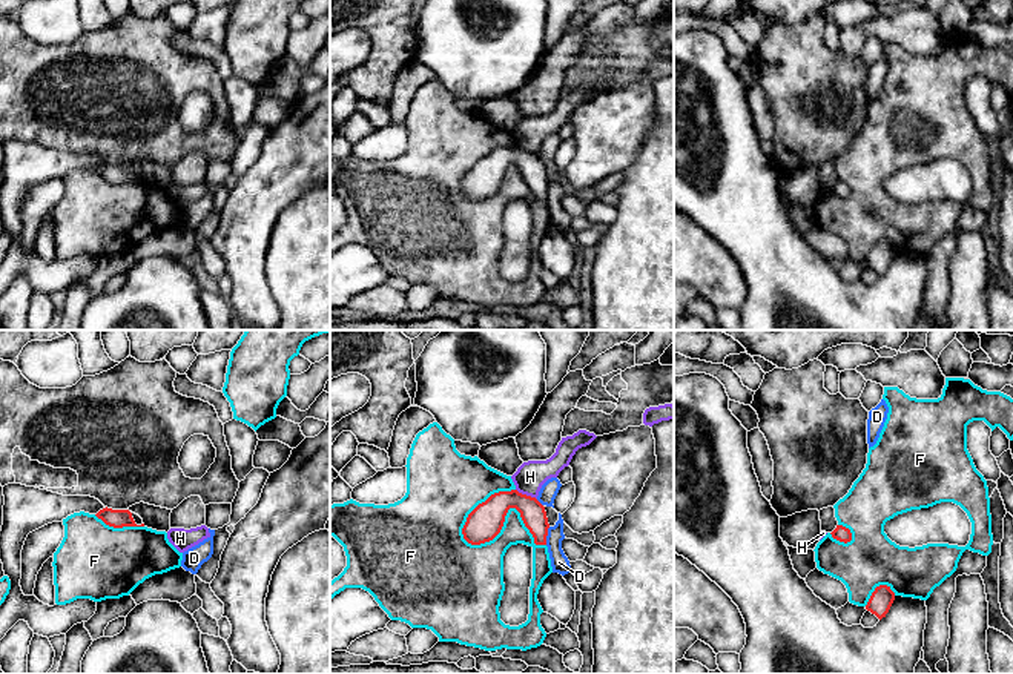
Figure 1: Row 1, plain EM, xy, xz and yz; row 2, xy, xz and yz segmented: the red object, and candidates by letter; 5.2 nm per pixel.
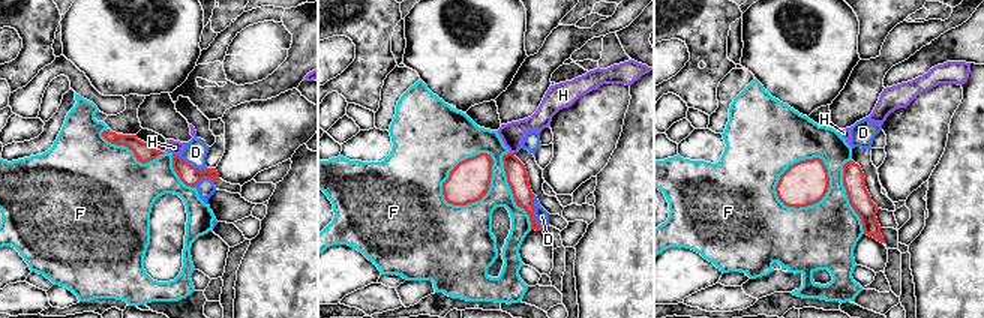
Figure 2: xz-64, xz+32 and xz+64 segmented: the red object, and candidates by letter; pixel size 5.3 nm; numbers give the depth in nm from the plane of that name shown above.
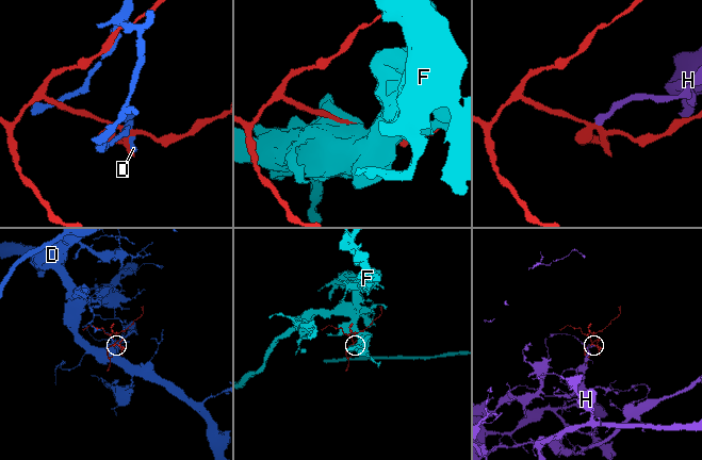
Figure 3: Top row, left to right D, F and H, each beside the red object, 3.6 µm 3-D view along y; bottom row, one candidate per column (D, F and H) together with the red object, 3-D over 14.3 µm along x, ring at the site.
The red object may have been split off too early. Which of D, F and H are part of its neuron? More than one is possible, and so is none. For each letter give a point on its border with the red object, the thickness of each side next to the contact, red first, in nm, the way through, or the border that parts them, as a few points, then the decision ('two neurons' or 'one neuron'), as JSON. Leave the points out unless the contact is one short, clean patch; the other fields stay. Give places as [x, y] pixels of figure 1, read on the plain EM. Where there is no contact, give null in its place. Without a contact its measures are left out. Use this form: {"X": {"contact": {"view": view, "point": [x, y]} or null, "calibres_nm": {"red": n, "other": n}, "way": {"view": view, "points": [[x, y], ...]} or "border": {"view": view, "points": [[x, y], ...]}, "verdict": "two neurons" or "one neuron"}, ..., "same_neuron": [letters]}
{"D": {"contact": {"view": "xz", "point": [545, 192]}, "calibres_nm": {"red": 130, "other": 90}, "verdict": "two neurons"}, "F": {"contact": {"view": "xz", "point": [504, 174]}, "calibres_nm": {"red": 180, "other": 240}, "verdict": "two neurons"}, "H": {"contact": {"view": "xz", "point": [525, 151]}, "calibres_nm": {"red": 180, "other": 160}, "border": {"view": "xz", "points": [[516, 145], [536, 155]]}, "verdict": "two neurons"}, "same_neuron": []}

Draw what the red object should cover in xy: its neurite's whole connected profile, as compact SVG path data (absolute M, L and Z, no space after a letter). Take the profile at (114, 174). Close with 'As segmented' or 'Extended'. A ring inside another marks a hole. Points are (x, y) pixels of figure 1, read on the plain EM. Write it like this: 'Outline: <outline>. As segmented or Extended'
Outline: M103 164L95 170L98 175L101 175L106 181L114 184L123 184L123 183L144 183L144 180L137 181L132 169L129 166L112 166L112 164Z. As segmented

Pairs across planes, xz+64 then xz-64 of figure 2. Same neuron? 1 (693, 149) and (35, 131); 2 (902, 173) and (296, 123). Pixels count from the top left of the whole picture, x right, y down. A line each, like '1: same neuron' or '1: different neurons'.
1: different neurons
2: same neuron

